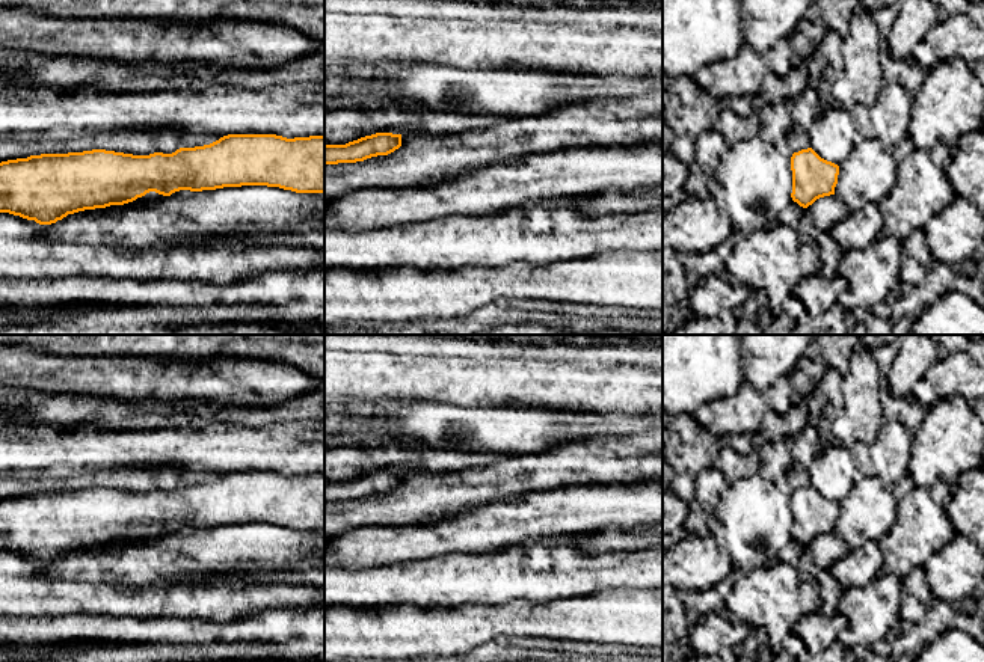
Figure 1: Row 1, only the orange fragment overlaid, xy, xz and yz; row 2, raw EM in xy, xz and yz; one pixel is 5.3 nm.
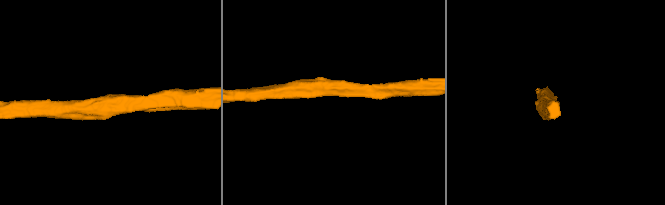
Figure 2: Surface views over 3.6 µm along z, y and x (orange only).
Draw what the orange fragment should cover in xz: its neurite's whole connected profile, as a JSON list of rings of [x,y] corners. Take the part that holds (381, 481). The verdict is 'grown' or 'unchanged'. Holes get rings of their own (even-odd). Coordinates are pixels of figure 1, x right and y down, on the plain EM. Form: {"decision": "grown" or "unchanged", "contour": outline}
{"decision": "unchanged", "contour": [[[376,470],[346,483],[324,481],[324,502],[356,501],[388,493],[401,484],[401,472]]]}

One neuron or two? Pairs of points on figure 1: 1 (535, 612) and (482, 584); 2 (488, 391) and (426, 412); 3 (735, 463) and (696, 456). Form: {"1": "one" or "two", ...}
{"1": "two", "2": "two", "3": "two"}

